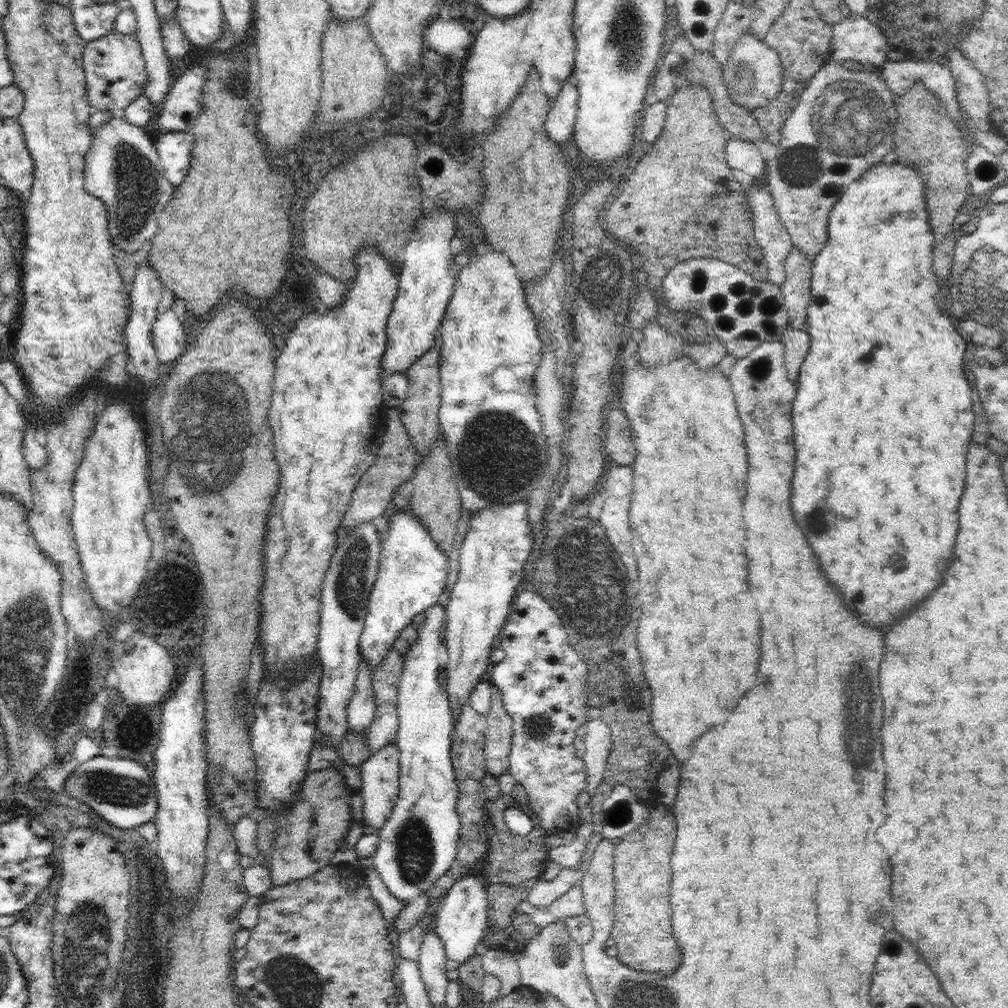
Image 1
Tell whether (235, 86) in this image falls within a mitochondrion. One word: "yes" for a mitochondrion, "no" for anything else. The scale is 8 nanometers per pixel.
yes

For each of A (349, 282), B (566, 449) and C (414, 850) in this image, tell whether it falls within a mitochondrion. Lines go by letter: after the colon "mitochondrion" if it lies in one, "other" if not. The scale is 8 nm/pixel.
A: other
B: other
C: mitochondrion

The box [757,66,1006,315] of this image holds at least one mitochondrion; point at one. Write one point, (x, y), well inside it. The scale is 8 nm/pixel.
(848, 118)

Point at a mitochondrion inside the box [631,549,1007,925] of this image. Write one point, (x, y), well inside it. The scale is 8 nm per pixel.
(858, 693)

